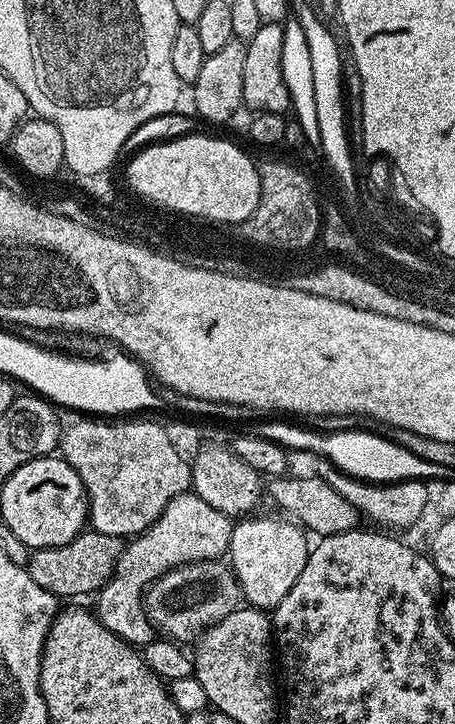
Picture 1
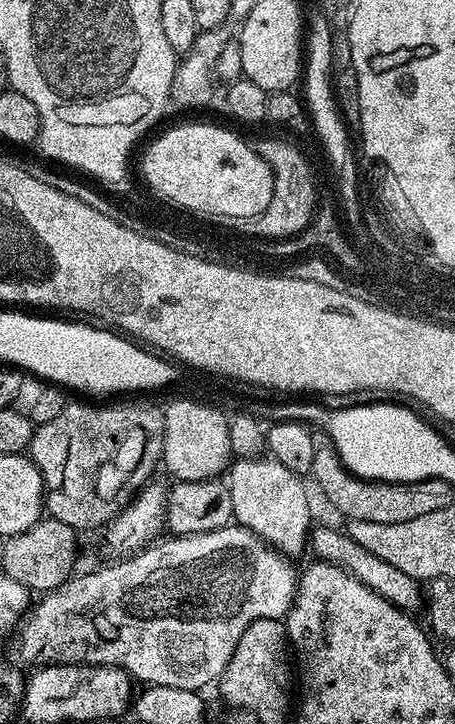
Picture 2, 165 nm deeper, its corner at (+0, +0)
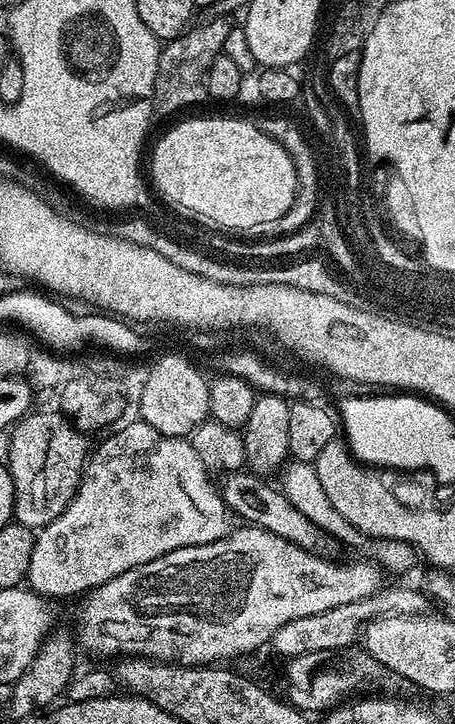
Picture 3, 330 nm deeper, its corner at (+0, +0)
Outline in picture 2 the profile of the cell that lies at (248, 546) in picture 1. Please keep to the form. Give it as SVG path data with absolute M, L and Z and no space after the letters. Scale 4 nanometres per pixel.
M271 458L237 459L226 476L232 489L232 514L235 523L249 528L258 538L271 544L281 556L300 556L309 547L309 535L314 528L312 504L308 501L305 481L290 474L282 462Z

